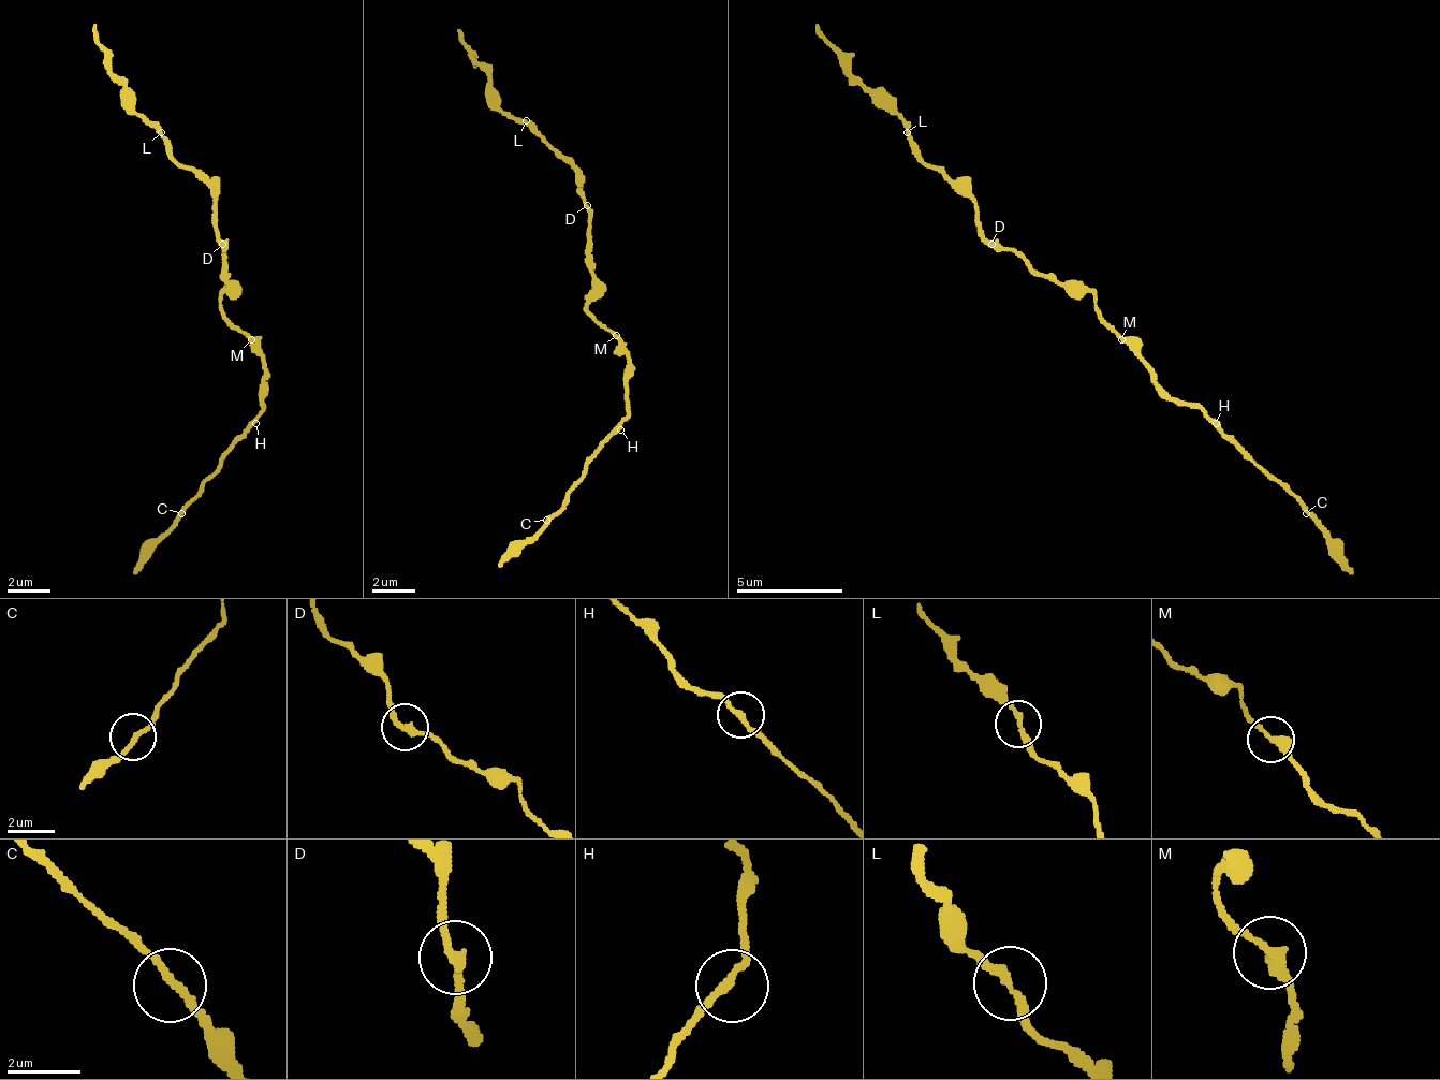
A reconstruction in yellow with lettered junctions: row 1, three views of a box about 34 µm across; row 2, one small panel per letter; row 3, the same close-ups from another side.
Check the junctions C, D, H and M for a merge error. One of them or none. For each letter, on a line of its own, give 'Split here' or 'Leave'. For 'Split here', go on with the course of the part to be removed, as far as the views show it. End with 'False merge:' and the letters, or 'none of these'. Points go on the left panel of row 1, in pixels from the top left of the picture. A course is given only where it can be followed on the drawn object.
C: Leave
D: Leave
H: Leave
M: Leave
False merge: none of these

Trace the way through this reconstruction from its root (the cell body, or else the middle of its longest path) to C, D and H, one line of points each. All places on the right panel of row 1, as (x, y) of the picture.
C: (1088, 290), (1093, 295), (1093, 311), (1136, 353), (1136, 359), (1173, 396), (1194, 402), (1279, 481), (1306, 513)
D: (1088, 290), (1067, 290), (1046, 274), (1036, 274), (1009, 248), (998, 248), (993, 243)
H: (1088, 290), (1093, 295), (1093, 311), (1136, 353), (1136, 359), (1173, 396), (1194, 402), (1216, 423)

